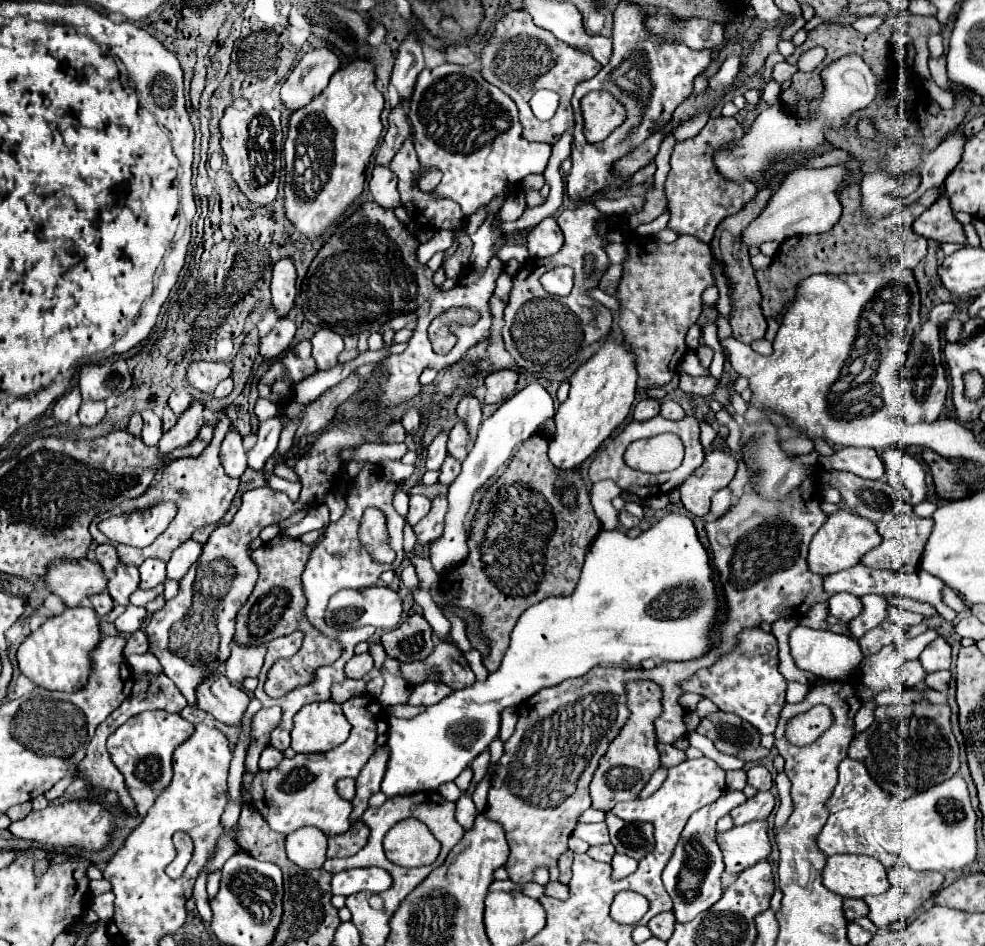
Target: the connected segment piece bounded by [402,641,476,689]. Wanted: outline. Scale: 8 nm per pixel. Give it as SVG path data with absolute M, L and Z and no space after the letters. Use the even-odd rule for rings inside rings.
M440 641L428 659L402 665L402 673L406 677L414 677L414 681L420 681L428 669L438 673L432 677L432 681L444 683L452 689L464 689L476 681L474 671L470 669L462 651L456 645L448 645L446 641Z

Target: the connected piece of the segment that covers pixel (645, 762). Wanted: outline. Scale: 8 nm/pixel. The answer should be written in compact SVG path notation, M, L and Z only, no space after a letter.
M628 681L626 697L630 717L608 747L608 753L600 757L600 765L592 777L590 797L592 807L610 811L620 801L632 801L638 797L642 787L650 781L652 773L660 767L660 753L656 749L654 719L662 713L662 689L654 681Z

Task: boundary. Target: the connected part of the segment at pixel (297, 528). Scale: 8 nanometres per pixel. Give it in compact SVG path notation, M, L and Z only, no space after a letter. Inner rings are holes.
M316 505L316 507L312 507L312 509L308 509L306 517L304 517L298 525L290 525L290 527L286 529L286 533L288 533L290 537L300 537L300 535L304 535L304 533L308 533L308 531L324 529L328 523L330 523L330 519L328 519L328 507L326 507L326 505Z

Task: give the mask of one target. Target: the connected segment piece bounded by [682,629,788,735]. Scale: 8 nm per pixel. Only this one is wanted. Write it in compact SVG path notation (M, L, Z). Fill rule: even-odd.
M746 629L740 635L740 643L738 643L738 647L732 653L724 655L710 669L700 669L692 679L688 679L682 685L682 689L684 691L690 691L690 693L700 693L700 695L708 697L722 711L734 713L734 715L742 717L744 721L748 721L750 725L754 725L762 735L768 735L768 733L774 733L776 723L778 723L778 715L780 715L782 705L786 701L786 685L788 685L788 681L778 671L778 663L780 661L778 661L778 641L776 641L776 637L772 633L764 633L762 629Z

